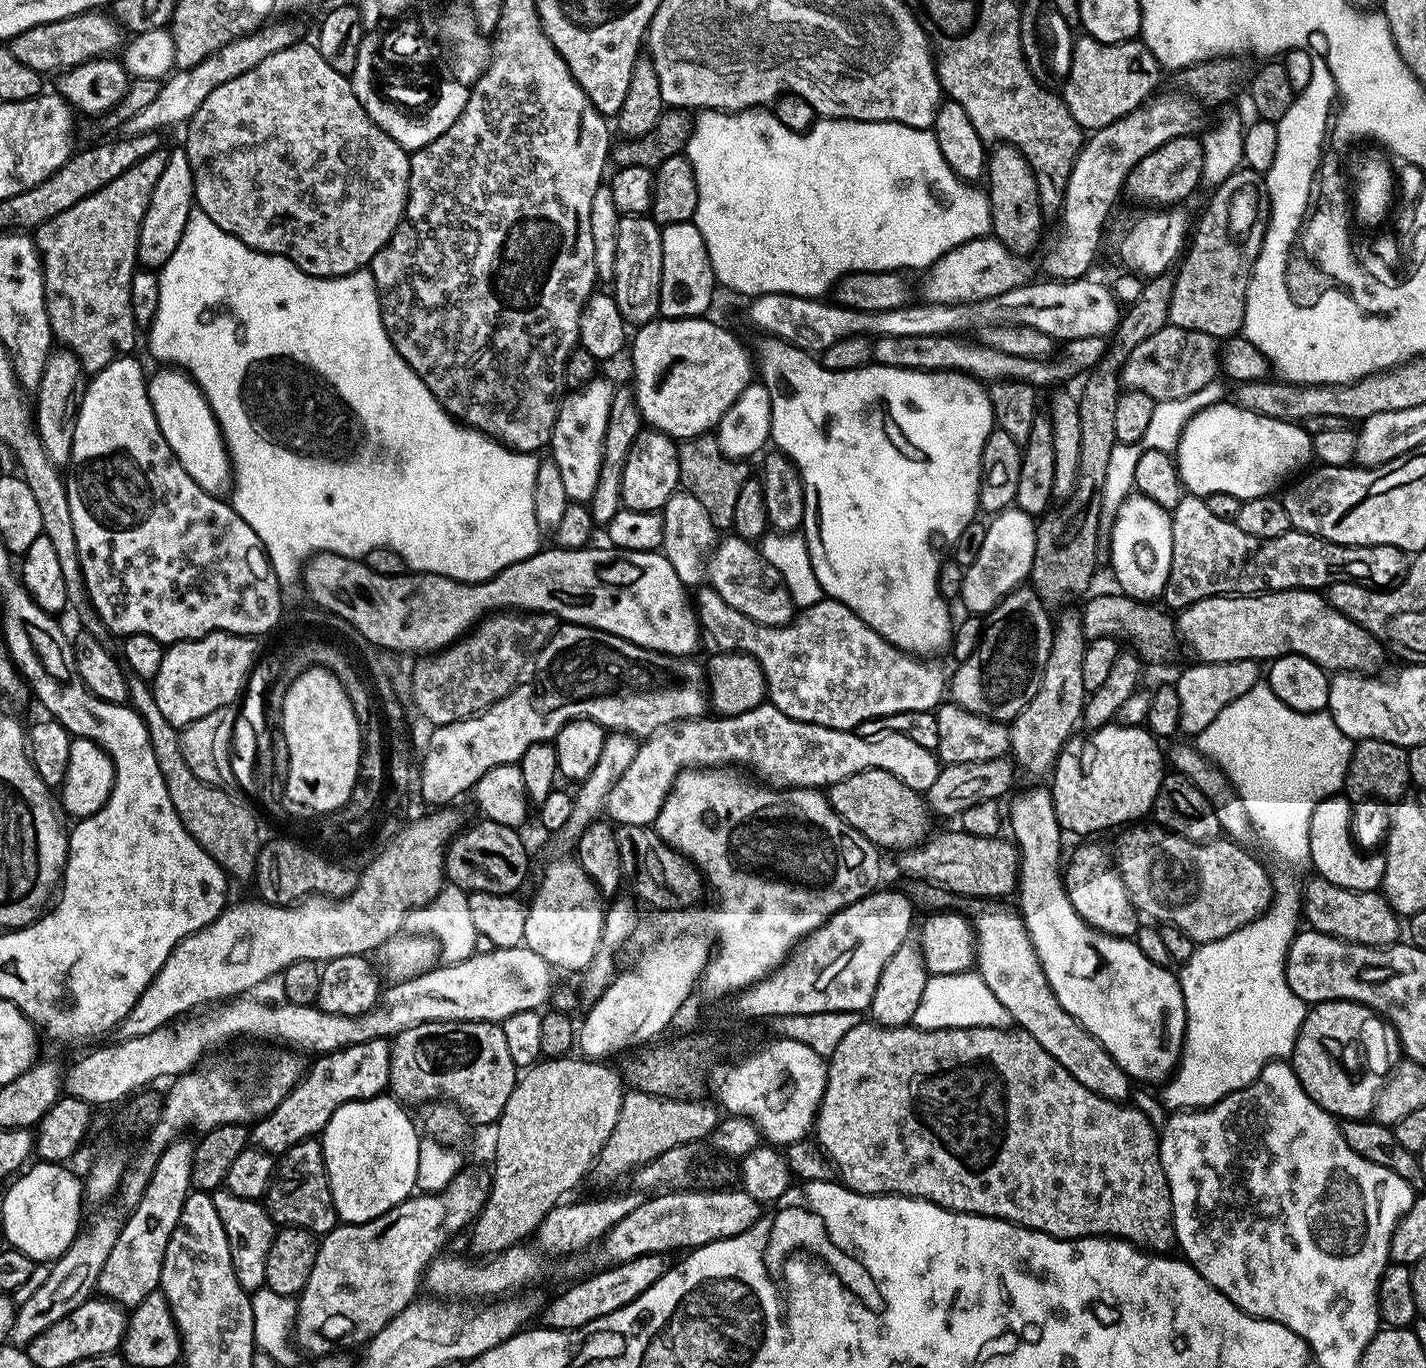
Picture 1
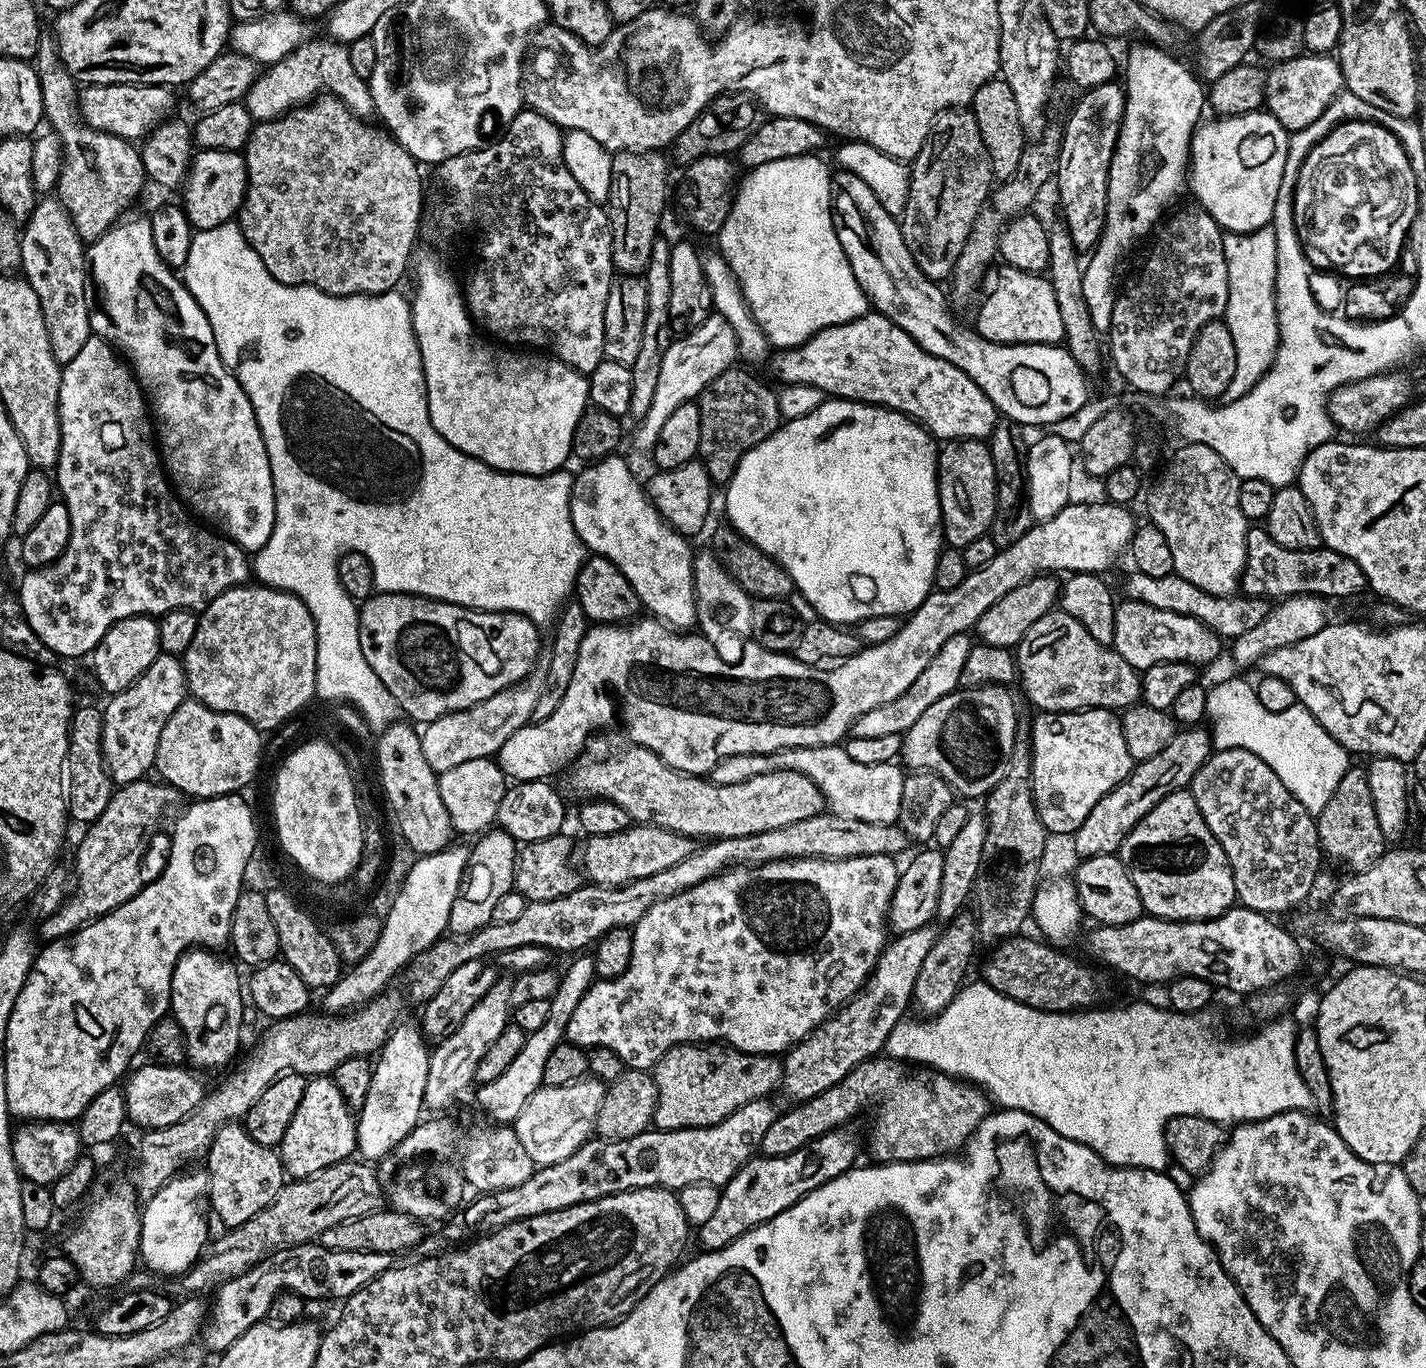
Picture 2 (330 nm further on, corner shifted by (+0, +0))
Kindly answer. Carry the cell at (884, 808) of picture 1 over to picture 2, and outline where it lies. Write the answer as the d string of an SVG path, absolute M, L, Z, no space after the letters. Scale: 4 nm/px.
M628 746L625 752L616 752L605 760L588 760L585 764L579 764L571 769L573 772L568 776L568 792L576 802L609 800L622 806L622 810L626 810L629 821L653 824L693 838L708 836L704 838L721 840L758 834L766 830L778 830L782 826L790 826L790 822L802 822L806 818L814 818L826 808L824 795L818 790L816 783L806 778L806 774L790 770L758 774L746 782L714 784L711 779L691 776L689 772L680 772L676 768L671 768L665 760L658 758L658 754L635 746Z

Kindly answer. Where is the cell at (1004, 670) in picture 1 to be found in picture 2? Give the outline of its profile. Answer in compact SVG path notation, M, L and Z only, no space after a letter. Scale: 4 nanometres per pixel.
M982 684L974 688L959 687L955 692L946 694L946 698L938 698L938 702L926 709L922 718L918 718L918 722L914 722L914 726L903 733L902 760L909 764L909 769L933 772L935 776L942 778L952 787L957 797L987 797L991 788L1002 782L1002 774L1006 774L1008 759L1016 741L1018 713L1008 691L1003 684Z

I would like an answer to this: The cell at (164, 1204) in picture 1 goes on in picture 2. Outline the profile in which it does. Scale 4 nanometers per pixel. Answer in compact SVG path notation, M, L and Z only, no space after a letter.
M197 946L185 952L174 966L170 1012L184 1032L187 1063L197 1064L192 1065L197 1069L220 1068L240 1048L246 1000L242 995L242 976L240 980L237 965L228 960L215 951Z

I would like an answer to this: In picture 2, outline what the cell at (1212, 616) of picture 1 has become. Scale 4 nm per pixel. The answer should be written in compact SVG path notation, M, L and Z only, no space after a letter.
M1121 599L1114 614L1114 642L1111 647L1126 658L1130 666L1138 670L1159 664L1190 664L1201 666L1220 656L1222 637L1210 630L1198 618L1186 614L1174 614L1170 610L1158 610L1146 602Z

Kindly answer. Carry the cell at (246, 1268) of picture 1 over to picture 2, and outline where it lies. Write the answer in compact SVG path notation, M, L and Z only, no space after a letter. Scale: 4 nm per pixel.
M243 1123L224 1124L218 1134L214 1134L212 1145L206 1157L208 1173L208 1199L211 1211L216 1211L218 1219L224 1223L225 1229L242 1226L242 1222L250 1222L254 1214L258 1214L270 1202L274 1202L274 1194L282 1190L286 1182L284 1163L276 1148L258 1146L254 1138L250 1138Z

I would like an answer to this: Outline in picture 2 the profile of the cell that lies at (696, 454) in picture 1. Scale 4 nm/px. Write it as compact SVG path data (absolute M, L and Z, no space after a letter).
M733 366L718 378L710 381L700 391L698 403L702 414L702 434L698 438L698 459L706 466L713 485L726 486L738 470L738 462L758 442L766 442L770 434L779 430L782 417L778 410L777 389L763 384L756 376L747 372L747 367Z

